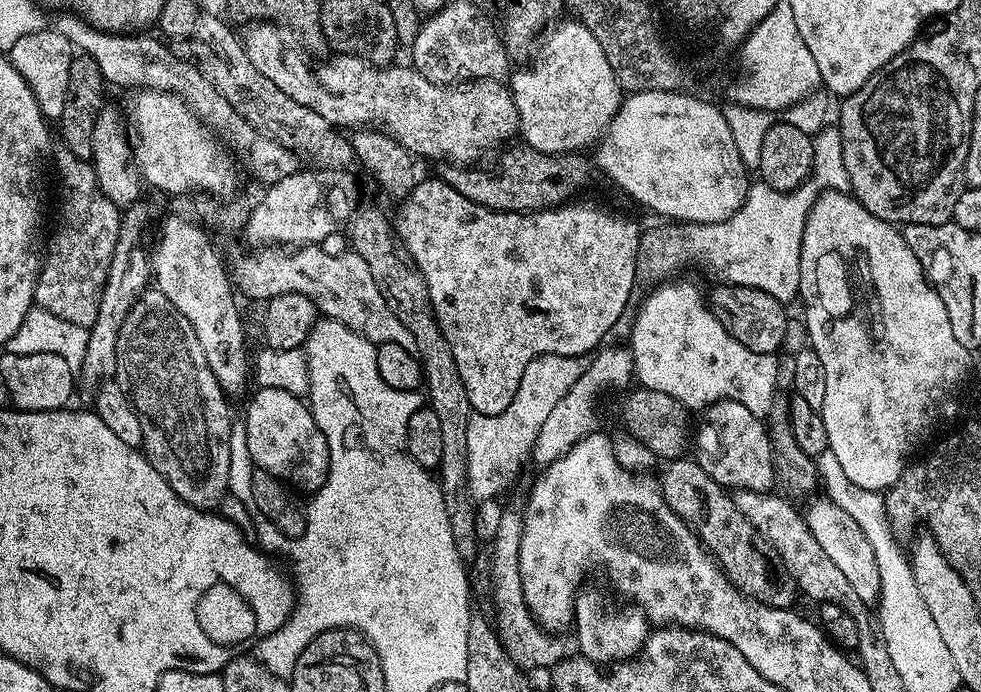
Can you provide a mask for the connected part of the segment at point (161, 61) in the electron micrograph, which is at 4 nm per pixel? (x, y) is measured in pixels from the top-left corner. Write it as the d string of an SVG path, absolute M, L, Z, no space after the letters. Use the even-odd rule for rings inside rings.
M64 14L58 23L58 28L64 33L73 49L87 54L98 64L103 79L110 85L122 84L127 90L140 87L144 90L159 90L161 92L174 92L183 96L192 107L193 112L201 120L207 122L221 137L229 136L237 140L248 151L248 168L261 180L264 186L278 182L286 175L294 174L298 170L297 157L285 148L279 140L274 140L263 132L257 132L229 102L221 92L201 74L191 59L183 60L175 56L167 48L163 39L155 40L145 34L125 34L122 32L103 32L98 26L87 24L85 20L75 14Z

